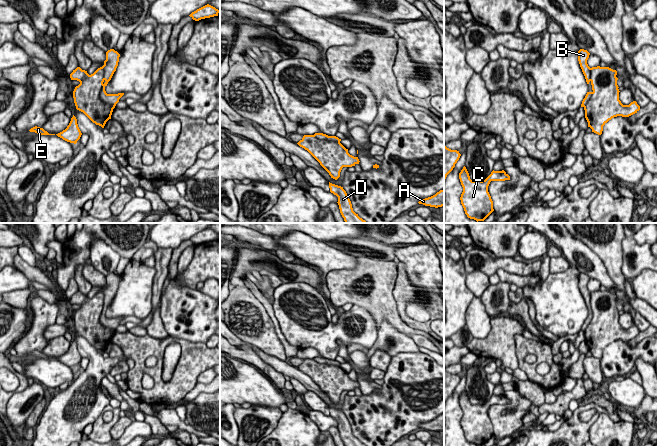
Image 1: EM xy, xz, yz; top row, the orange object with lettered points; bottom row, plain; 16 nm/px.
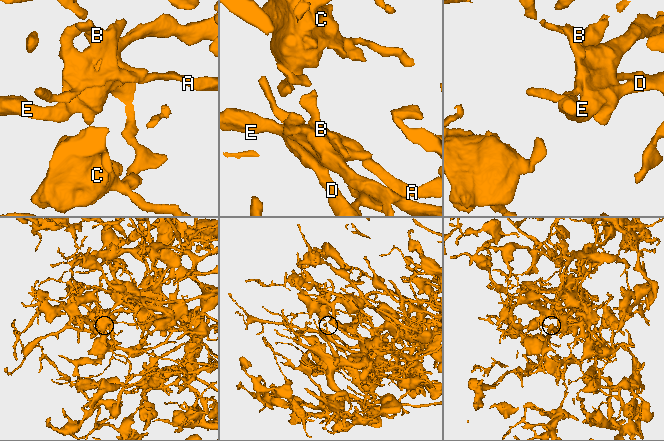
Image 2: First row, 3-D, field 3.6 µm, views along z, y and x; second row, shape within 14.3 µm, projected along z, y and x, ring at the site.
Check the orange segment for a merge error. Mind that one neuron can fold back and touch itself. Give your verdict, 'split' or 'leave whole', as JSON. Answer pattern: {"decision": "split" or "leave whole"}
{"decision": "split"}

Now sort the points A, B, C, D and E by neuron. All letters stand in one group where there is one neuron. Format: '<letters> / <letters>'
A B / C D E

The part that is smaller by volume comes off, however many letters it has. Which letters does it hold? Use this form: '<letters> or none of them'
C, D, E

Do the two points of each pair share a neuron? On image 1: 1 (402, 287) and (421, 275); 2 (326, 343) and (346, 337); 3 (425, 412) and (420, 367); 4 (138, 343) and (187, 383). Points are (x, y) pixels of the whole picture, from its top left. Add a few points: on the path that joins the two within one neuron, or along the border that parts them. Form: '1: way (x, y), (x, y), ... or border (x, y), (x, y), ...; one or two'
1: border (400, 261), (404, 264), (408, 280), (426, 298); two
2: way (331, 338), (333, 336), (341, 336); one
3: way (419, 401), (422, 389), (416, 378); one
4: way (139, 360), (164, 384), (170, 384); one

